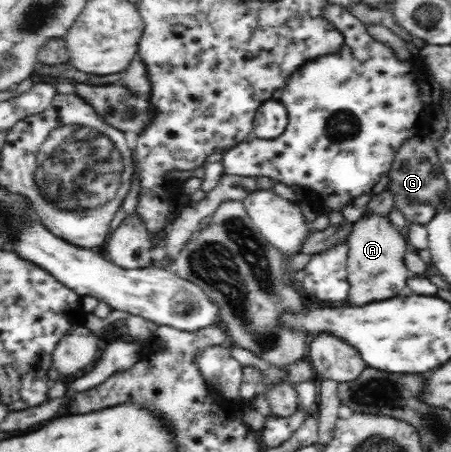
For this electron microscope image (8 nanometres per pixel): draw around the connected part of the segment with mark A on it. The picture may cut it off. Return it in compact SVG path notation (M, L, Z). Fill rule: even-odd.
M368 214L356 222L346 246L350 246L346 281L351 287L346 298L347 304L364 306L366 302L380 302L409 291L410 272L405 265L405 253L409 245L406 236L398 234L398 230L384 216Z

